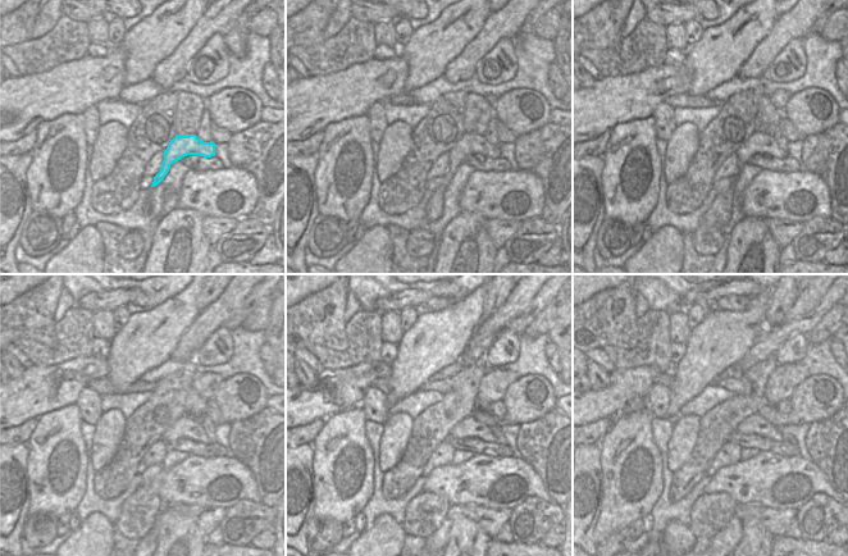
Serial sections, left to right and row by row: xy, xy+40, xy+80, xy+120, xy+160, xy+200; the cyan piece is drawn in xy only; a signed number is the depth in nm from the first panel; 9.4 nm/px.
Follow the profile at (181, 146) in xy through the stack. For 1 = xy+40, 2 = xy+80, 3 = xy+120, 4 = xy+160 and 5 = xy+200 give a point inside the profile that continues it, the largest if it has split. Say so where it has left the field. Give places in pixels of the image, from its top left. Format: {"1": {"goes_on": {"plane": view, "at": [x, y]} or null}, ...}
{"1": {"goes_on": {"plane": "xy+40", "at": [468, 145]}}, "2": {"goes_on": {"plane": "xy+80", "at": [710, 236]}}, "3": {"goes_on": {"plane": "xy+120", "at": [138, 511]}}, "4": {"goes_on": {"plane": "xy+160", "at": [424, 514]}}, "5": {"goes_on": {"plane": "xy+200", "at": [710, 513]}}}

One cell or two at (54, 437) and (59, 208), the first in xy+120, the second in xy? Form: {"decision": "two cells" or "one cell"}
{"decision": "one cell"}

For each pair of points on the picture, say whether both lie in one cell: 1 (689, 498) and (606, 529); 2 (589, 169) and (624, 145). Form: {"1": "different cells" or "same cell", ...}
{"1": "different cells", "2": "different cells"}

